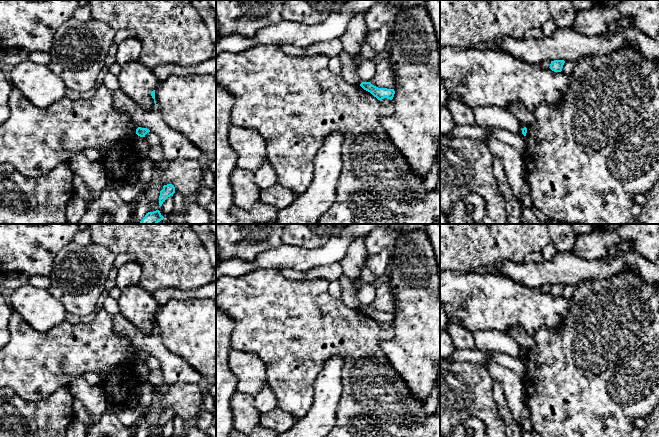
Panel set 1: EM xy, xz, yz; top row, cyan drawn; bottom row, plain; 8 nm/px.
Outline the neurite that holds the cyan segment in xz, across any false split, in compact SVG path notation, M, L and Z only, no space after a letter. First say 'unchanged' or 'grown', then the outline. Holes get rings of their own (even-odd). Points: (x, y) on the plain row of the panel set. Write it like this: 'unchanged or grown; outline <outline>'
unchanged; outline M362 306L360 310L364 314L370 316L374 321L376 321L380 325L384 322L392 324L395 318L394 313L378 312L372 309L370 306Z

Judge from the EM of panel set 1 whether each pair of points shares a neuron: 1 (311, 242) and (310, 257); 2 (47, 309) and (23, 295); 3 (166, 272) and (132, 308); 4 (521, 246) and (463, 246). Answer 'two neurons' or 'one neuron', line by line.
1: two neurons
2: one neuron
3: two neurons
4: one neuron

